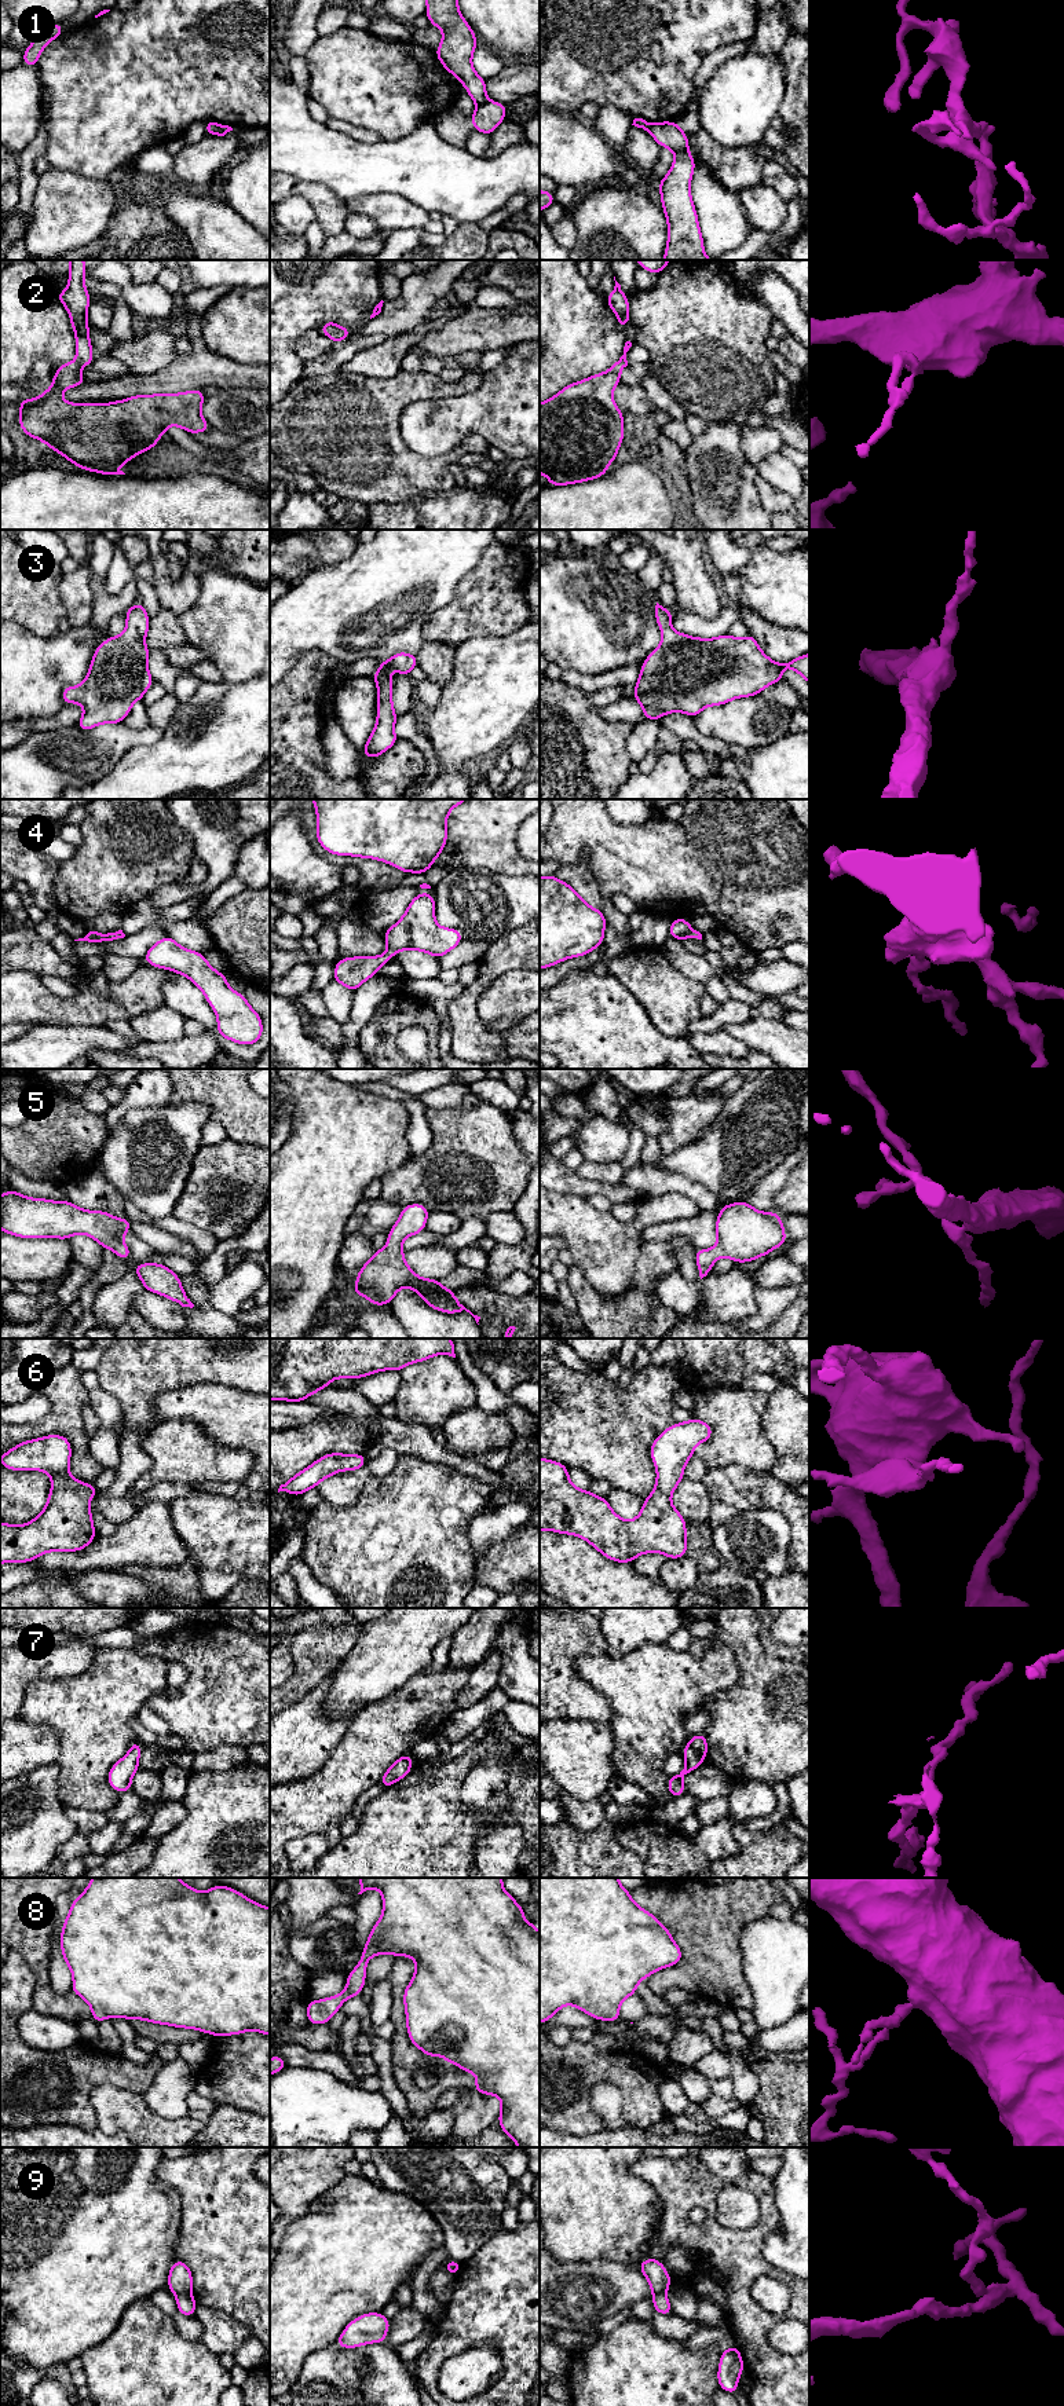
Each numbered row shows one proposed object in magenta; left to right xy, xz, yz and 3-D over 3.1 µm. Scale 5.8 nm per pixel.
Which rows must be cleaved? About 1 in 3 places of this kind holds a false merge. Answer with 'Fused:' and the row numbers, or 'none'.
Fused: 1, 9

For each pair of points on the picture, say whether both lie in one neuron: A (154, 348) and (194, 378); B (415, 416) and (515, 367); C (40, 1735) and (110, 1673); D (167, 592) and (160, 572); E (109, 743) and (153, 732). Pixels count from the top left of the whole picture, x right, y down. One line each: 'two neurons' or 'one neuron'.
A: two neurons
B: one neuron
C: two neurons
D: one neuron
E: one neuron

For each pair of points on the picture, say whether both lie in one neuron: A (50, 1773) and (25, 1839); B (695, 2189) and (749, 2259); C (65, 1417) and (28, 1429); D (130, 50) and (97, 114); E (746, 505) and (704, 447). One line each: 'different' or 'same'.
A: same
B: same
C: same
D: same
E: same

